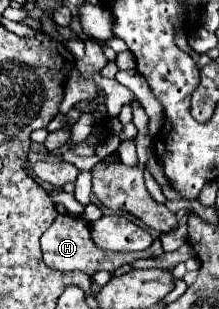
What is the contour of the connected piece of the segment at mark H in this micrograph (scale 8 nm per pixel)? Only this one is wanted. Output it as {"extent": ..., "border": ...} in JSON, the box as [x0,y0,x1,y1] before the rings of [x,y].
{"extent":[42,213,164,275],"border":[[[62,213],[56,217],[56,223],[42,235],[42,253],[44,253],[44,263],[50,267],[50,269],[56,269],[56,271],[82,271],[86,275],[94,275],[96,271],[108,271],[108,273],[114,273],[118,267],[122,267],[124,263],[130,263],[134,259],[146,259],[146,257],[160,257],[164,255],[164,249],[162,249],[162,241],[160,239],[154,239],[154,243],[144,251],[144,253],[114,253],[114,251],[106,251],[106,249],[100,249],[92,239],[90,239],[90,225],[88,221],[80,219],[80,217],[74,217],[74,215],[68,215],[68,213]]]}

